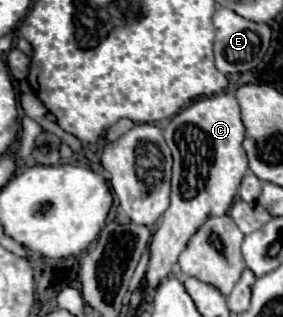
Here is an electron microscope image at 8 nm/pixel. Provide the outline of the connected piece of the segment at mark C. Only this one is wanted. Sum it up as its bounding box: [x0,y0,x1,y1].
[144,93,248,291]

